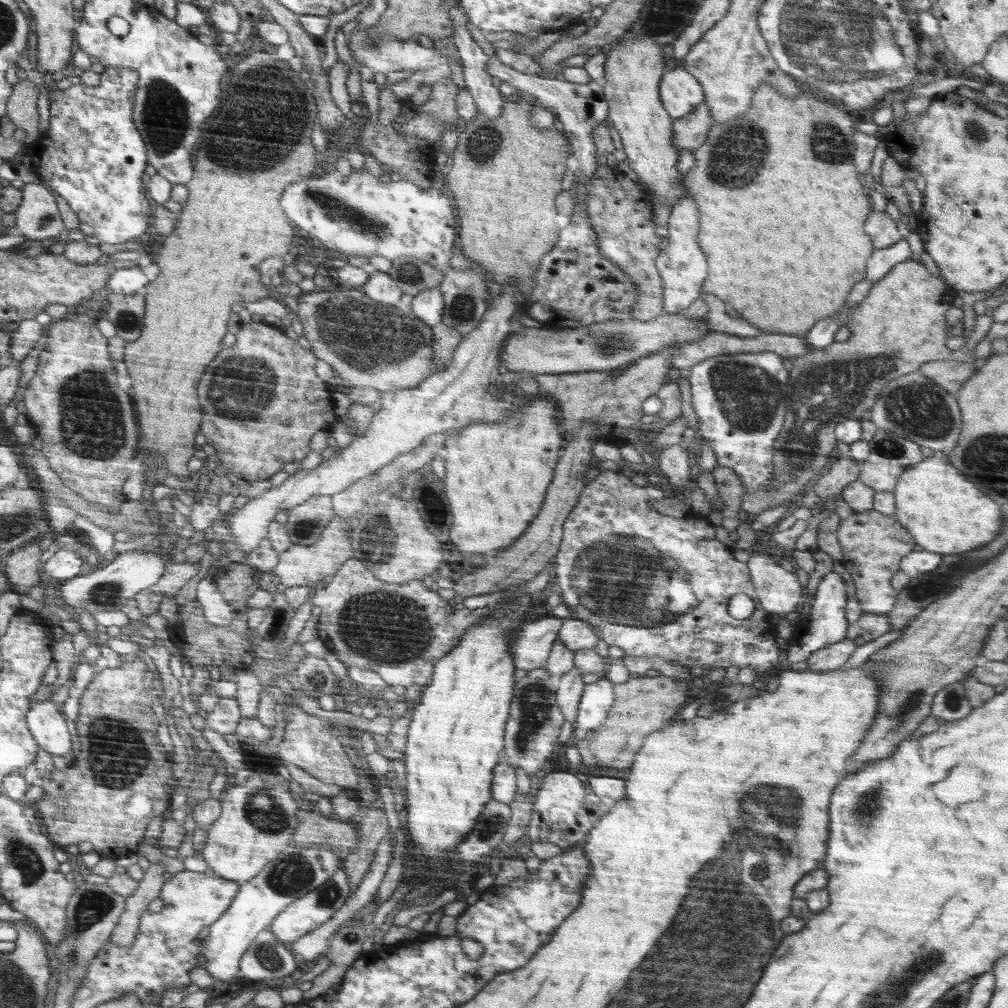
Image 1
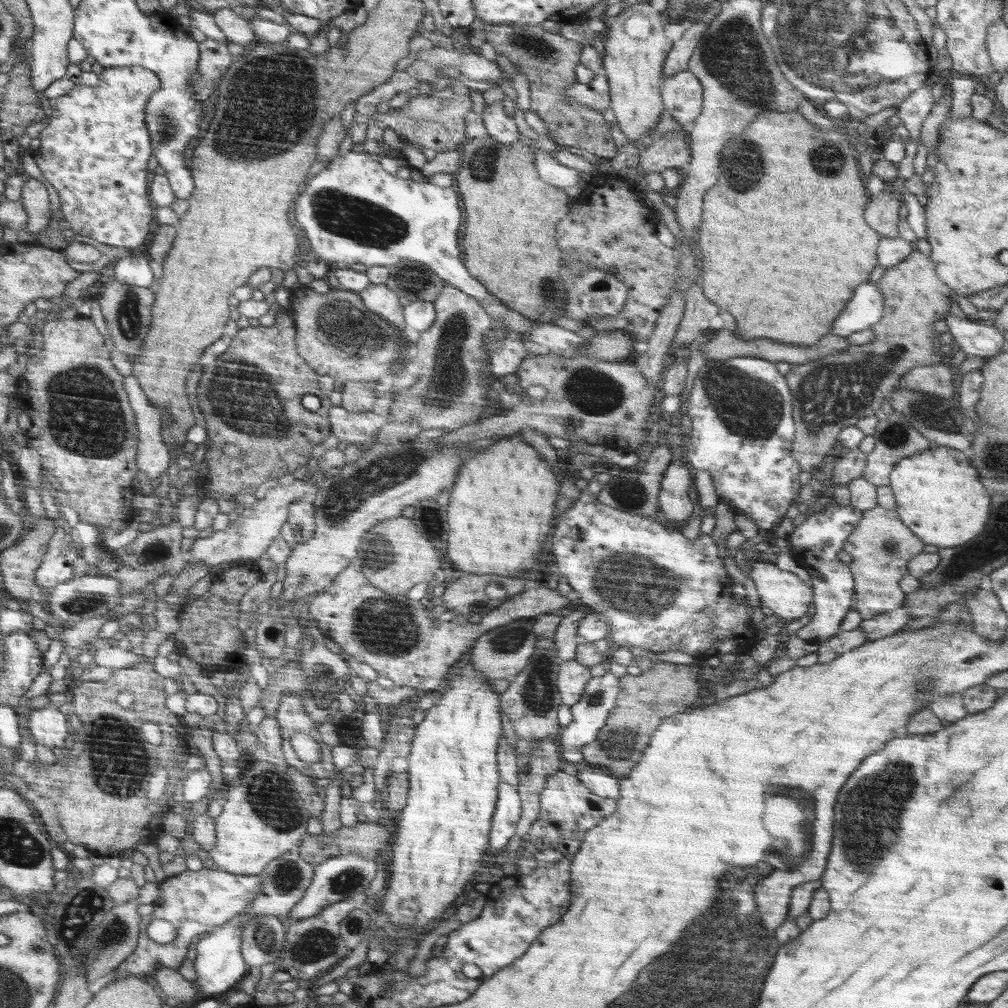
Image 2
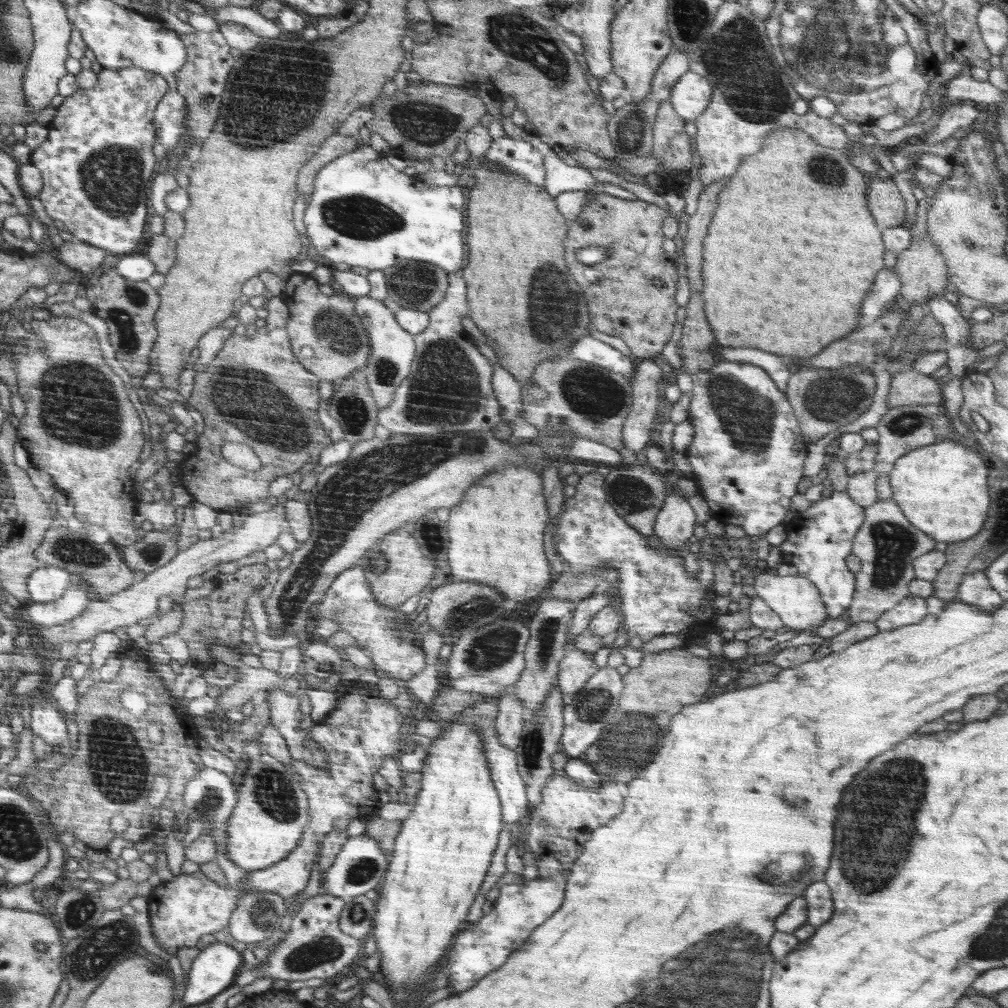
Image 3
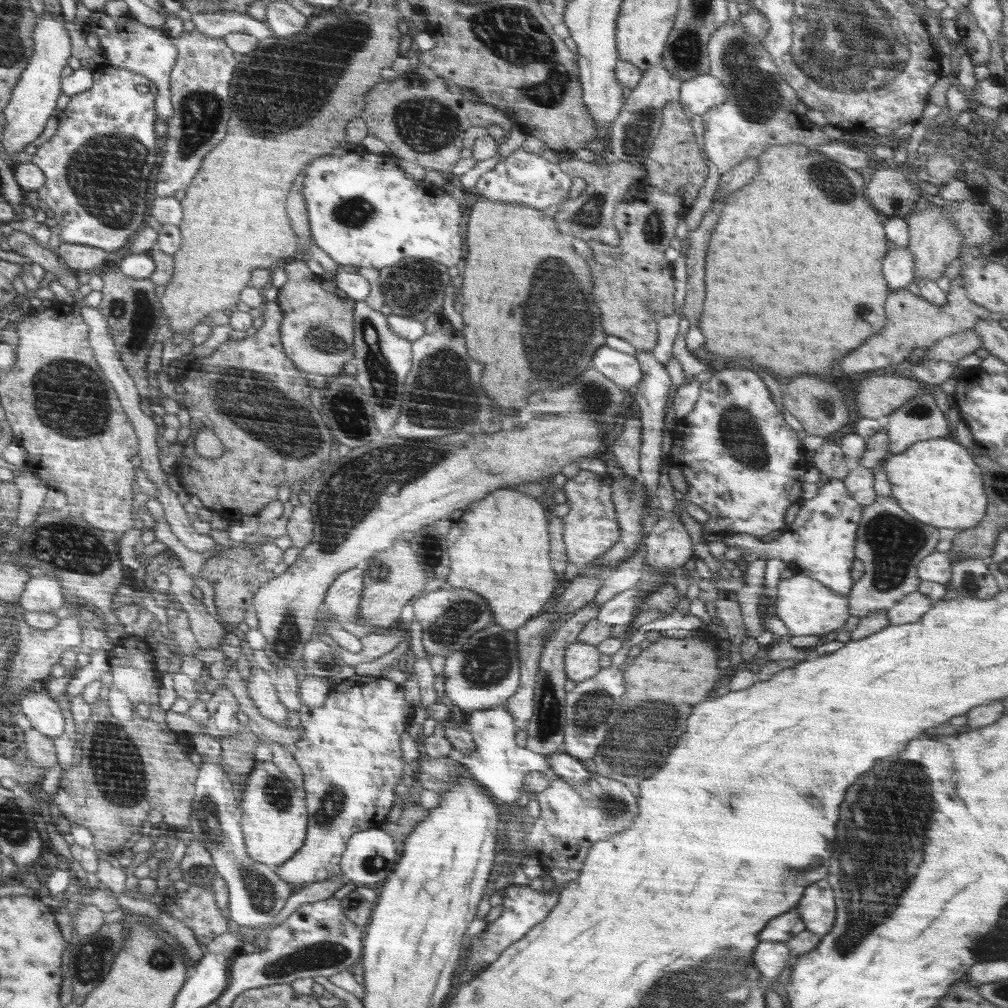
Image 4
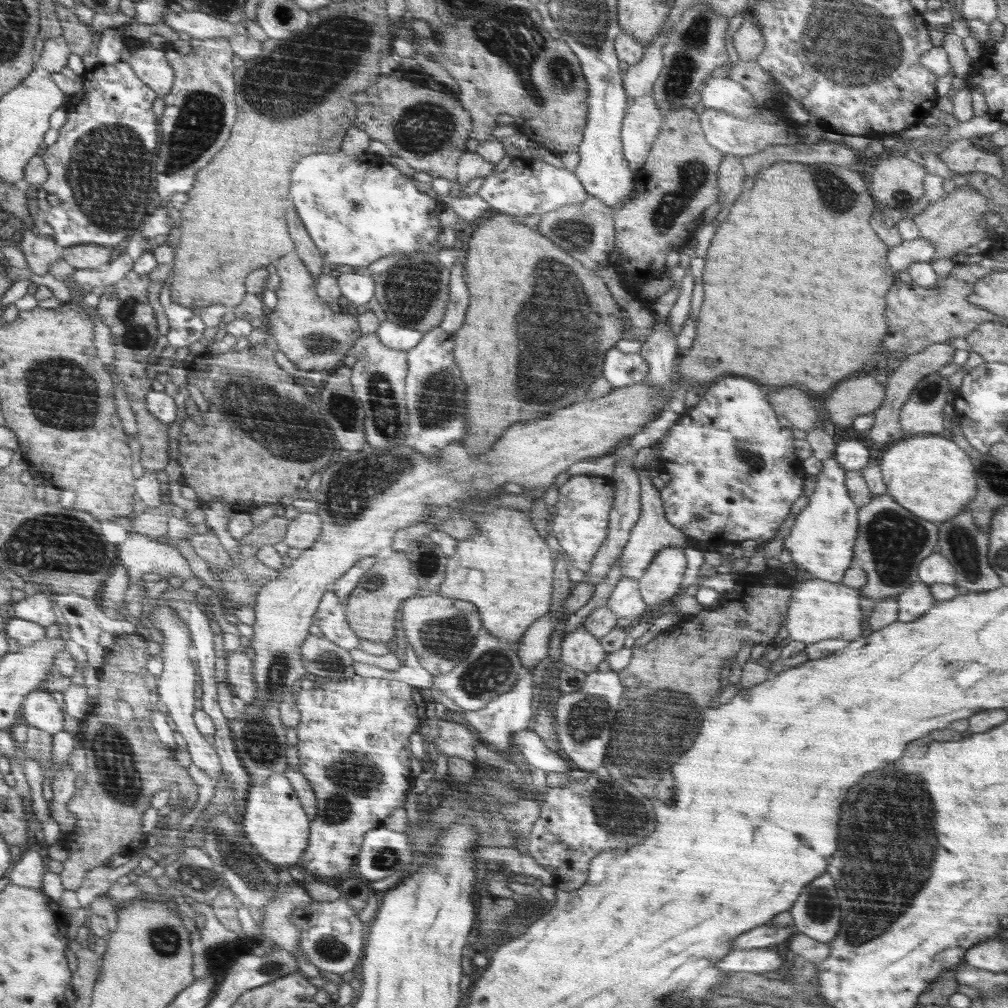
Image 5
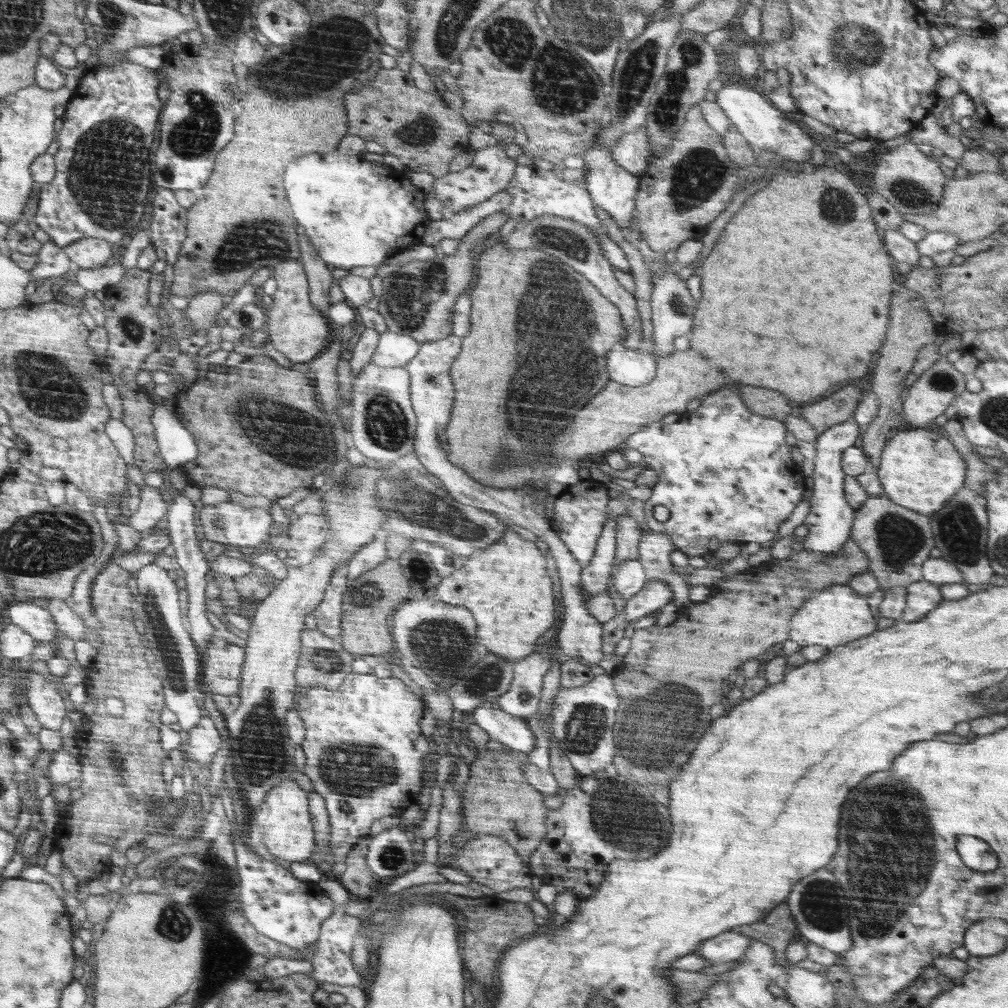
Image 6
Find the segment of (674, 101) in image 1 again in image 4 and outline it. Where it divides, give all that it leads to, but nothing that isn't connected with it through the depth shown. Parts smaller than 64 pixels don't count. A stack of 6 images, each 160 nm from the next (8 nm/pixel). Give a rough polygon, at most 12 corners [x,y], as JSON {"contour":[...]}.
{"contour":[[710,73],[682,82],[678,100],[693,115],[724,104],[726,85]]}

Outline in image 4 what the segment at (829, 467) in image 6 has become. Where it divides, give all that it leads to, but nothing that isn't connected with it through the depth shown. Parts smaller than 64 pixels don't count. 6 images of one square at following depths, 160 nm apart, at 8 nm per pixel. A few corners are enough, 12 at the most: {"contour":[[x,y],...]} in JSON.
{"contour":[[821,483],[769,542],[725,534],[728,548],[782,559],[848,598],[863,505]]}

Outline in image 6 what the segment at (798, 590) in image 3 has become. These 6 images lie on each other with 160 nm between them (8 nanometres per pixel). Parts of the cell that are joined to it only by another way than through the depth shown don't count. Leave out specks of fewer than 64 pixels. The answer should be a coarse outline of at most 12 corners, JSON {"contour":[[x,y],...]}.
{"contour":[[836,584],[792,615],[789,639],[831,649],[878,631],[866,597]]}

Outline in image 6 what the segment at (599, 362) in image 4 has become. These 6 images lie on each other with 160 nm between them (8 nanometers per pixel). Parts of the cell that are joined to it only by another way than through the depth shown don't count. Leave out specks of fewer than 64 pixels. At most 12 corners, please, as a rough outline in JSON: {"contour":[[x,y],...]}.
{"contour":[[622,344],[609,352],[611,379],[626,386],[648,384],[656,357]]}

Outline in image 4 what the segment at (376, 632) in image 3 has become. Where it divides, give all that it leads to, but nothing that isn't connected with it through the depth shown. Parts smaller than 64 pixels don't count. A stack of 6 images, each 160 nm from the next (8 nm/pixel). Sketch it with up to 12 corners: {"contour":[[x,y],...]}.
{"contour":[[361,564],[328,588],[326,612],[359,622]]}

